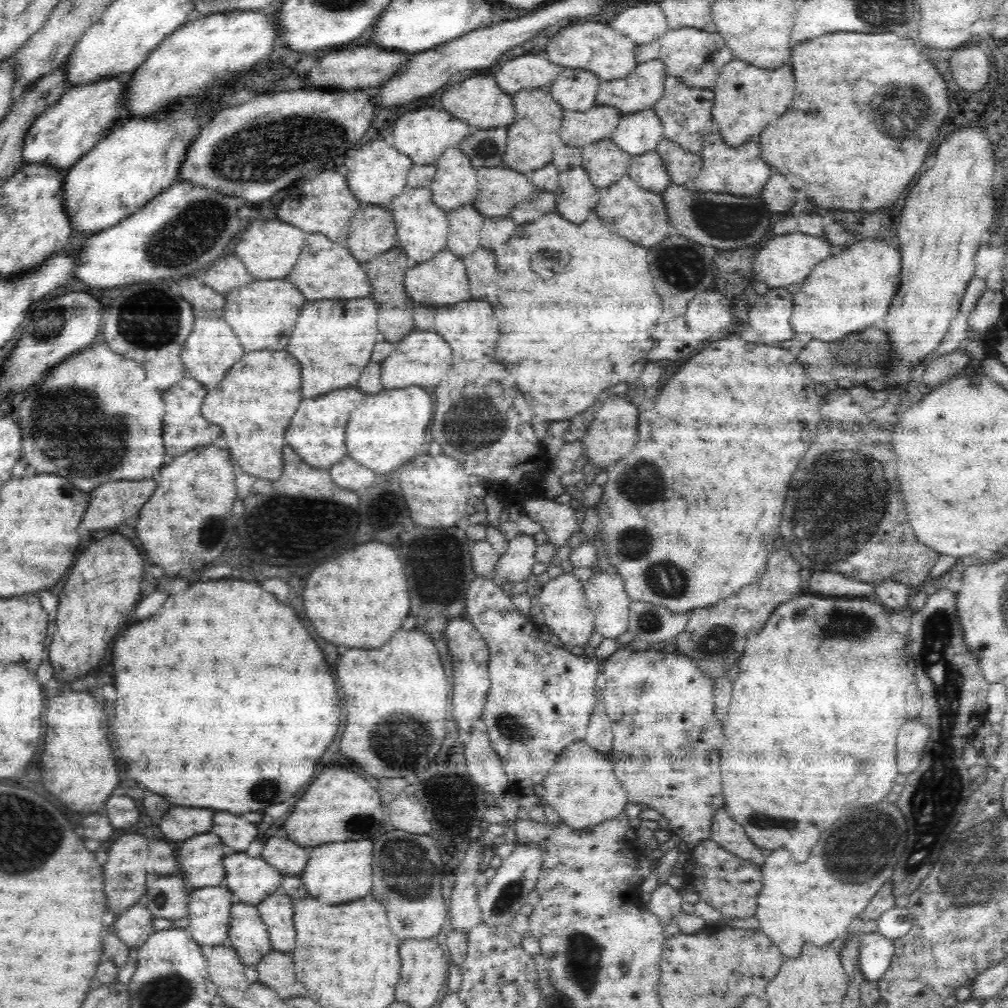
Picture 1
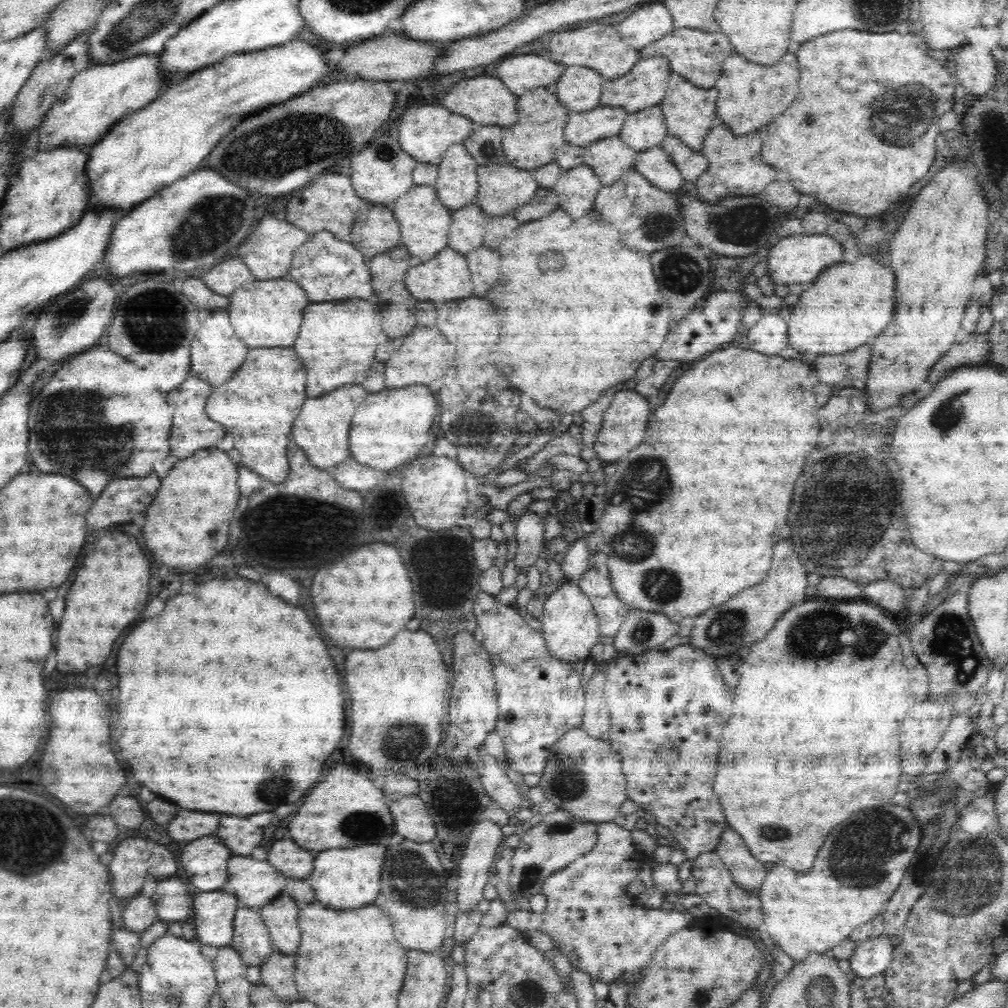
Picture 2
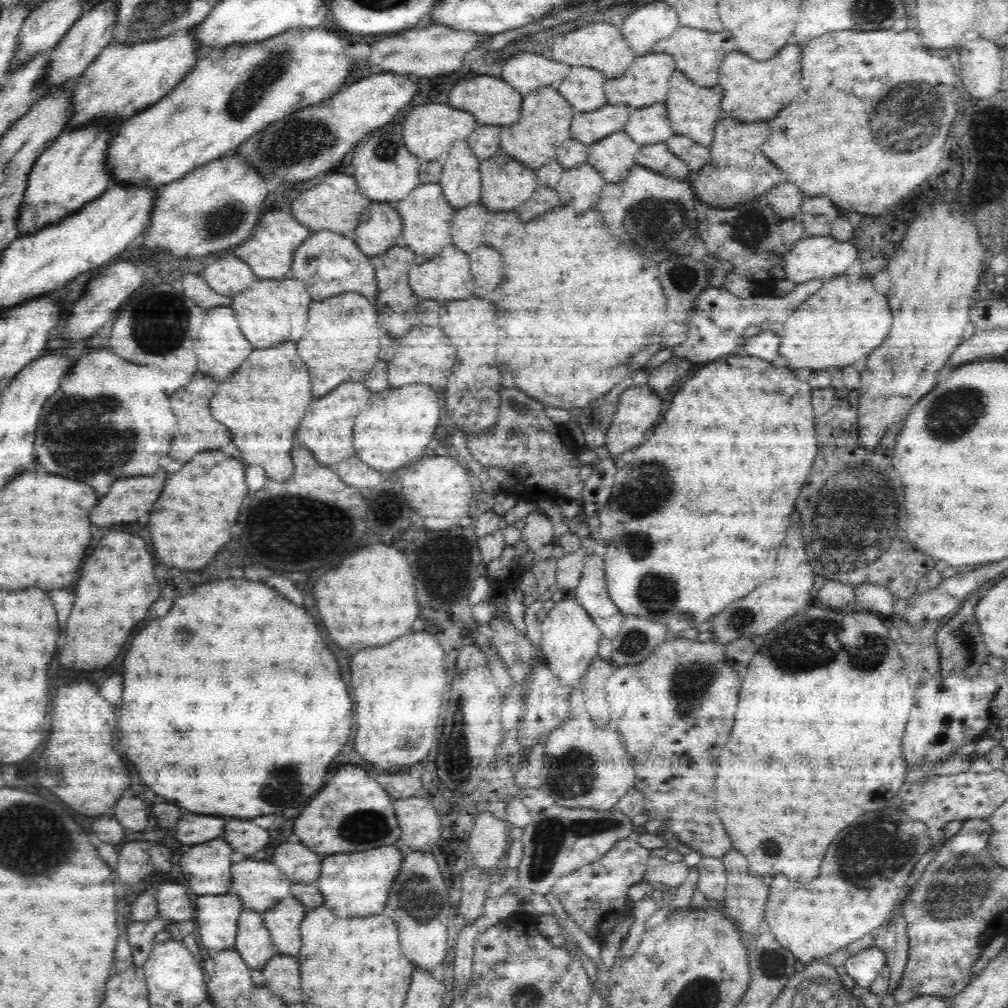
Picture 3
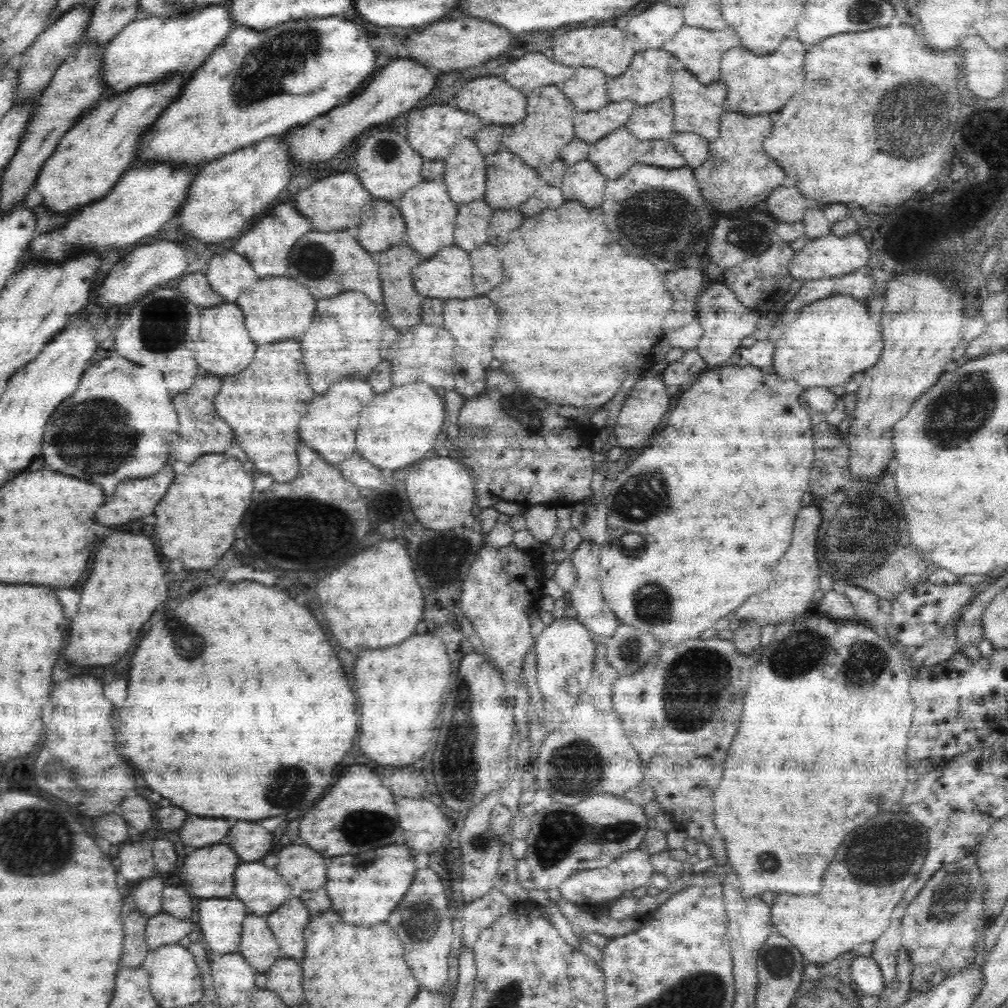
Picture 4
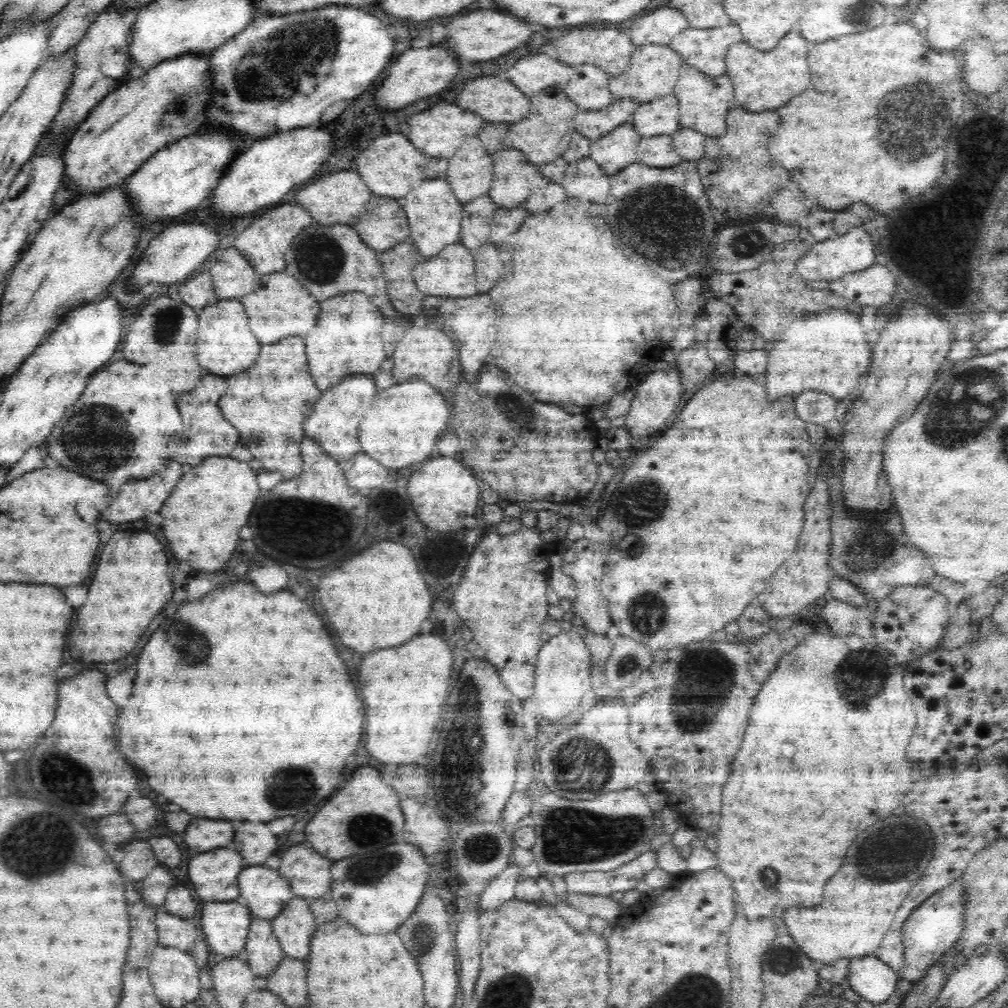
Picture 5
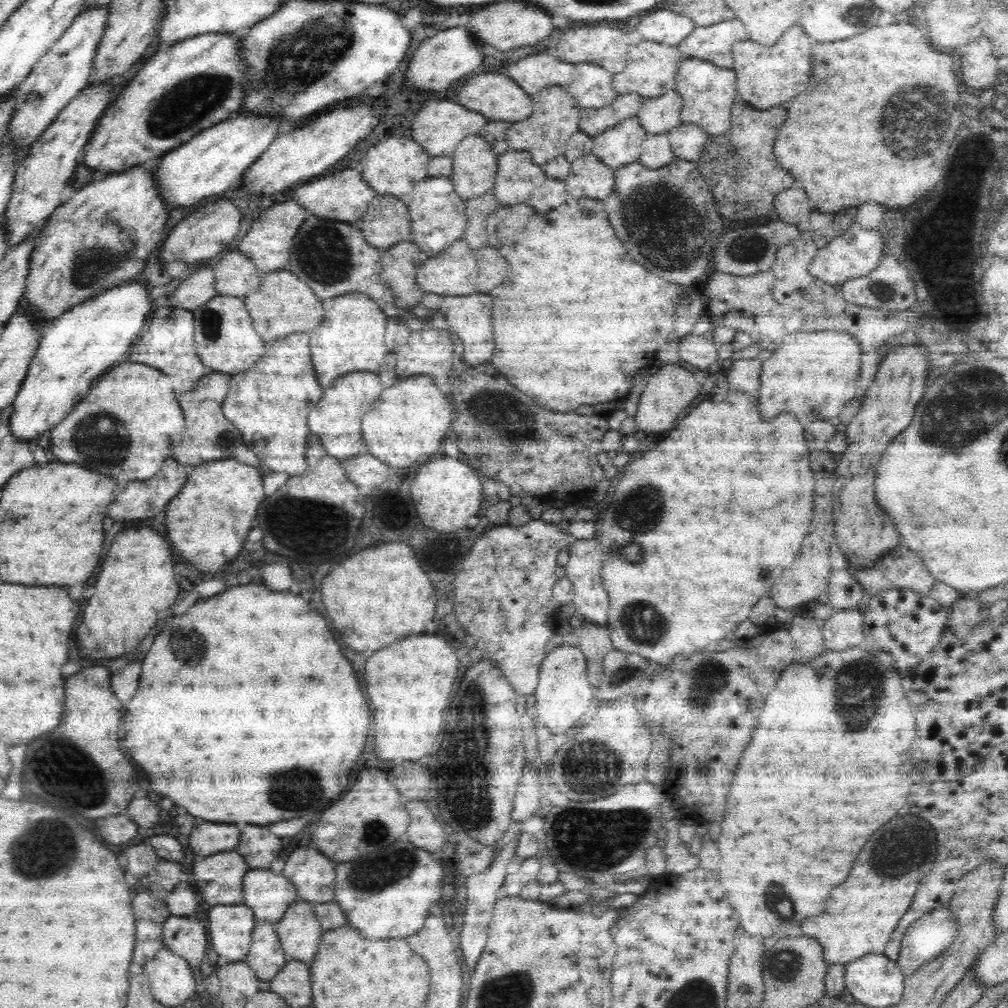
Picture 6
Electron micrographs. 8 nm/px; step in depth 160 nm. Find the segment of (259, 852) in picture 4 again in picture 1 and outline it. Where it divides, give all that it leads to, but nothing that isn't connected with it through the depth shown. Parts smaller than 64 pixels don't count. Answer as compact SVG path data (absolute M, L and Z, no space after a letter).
M218 812L214 816L214 826L212 832L218 834L222 838L222 842L230 848L234 848L236 852L244 852L250 842L256 840L256 826L230 814L230 812Z

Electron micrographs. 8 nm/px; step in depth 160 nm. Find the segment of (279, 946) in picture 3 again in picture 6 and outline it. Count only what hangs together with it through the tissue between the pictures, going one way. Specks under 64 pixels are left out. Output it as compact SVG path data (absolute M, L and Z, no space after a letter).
M294 902L276 922L275 929L289 960L307 963L313 960L324 930L310 903Z

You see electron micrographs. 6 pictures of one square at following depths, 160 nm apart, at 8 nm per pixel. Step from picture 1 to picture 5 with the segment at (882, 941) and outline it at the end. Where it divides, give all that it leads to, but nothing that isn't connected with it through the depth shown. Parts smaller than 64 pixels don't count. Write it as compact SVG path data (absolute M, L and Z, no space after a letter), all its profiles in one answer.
M875 954L866 955L851 959L847 978L834 985L828 995L838 996L851 988L865 1000L882 1003L894 994L899 980L900 975Z

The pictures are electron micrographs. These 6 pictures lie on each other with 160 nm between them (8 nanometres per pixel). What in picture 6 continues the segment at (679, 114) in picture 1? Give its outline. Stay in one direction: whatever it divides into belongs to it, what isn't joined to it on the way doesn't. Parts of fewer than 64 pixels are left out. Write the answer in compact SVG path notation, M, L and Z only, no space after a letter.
M695 58L684 59L675 74L674 90L684 99L681 110L682 123L698 125L709 135L728 132L732 106L738 101L736 73L733 68L720 68L711 62Z

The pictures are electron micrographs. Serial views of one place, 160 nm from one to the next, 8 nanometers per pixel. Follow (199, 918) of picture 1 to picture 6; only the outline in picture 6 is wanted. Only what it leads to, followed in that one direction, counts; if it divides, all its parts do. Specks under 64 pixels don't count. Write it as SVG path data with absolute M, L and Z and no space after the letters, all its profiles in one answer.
M243 903L212 907L208 912L208 932L214 950L219 956L227 956L230 962L244 961L252 944L252 932L256 923L253 911Z

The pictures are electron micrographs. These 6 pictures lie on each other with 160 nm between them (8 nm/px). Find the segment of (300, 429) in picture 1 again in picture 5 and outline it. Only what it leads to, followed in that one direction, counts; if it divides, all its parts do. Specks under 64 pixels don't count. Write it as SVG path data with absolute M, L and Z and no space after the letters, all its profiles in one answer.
M348 376L334 388L322 394L322 398L314 404L312 414L304 420L304 432L306 436L314 438L328 456L336 460L346 460L358 452L362 452L358 442L358 428L362 420L366 406L370 406L370 400L376 396L376 384L372 376Z

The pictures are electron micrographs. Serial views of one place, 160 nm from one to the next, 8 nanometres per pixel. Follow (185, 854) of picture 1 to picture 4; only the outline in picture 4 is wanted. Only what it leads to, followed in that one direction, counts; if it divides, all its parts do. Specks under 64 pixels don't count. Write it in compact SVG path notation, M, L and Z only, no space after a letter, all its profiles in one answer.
M214 844L198 848L185 858L184 872L187 890L195 898L231 897L234 892L234 870L240 864L230 846Z

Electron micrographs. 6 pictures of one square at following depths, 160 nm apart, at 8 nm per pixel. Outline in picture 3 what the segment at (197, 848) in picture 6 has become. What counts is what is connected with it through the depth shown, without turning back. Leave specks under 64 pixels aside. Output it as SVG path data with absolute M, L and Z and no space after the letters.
M186 814L176 826L176 838L182 844L200 844L218 838L224 832L224 820L218 816Z

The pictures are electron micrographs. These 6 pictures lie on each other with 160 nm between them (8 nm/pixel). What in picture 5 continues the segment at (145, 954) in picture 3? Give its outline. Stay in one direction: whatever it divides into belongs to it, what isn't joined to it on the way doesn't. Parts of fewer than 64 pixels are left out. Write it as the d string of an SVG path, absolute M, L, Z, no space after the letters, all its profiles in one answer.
M160 910L156 914L158 942L164 947L174 947L192 952L198 938L198 928L192 920L183 919Z

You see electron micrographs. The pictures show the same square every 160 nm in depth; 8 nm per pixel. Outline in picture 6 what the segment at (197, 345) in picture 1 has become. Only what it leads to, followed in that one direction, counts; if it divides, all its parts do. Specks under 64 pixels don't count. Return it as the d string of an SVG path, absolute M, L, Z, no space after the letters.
M218 294L206 304L201 304L191 311L202 364L218 372L238 374L242 370L248 370L252 364L256 364L264 354L264 342L258 338L256 330L252 328L252 317L246 312L244 300L245 297Z

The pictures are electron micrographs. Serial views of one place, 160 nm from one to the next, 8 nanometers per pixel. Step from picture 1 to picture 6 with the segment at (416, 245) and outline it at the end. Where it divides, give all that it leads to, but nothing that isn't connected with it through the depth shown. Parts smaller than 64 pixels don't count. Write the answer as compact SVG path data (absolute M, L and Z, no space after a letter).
M449 177L428 178L416 183L415 187L404 198L400 198L412 216L412 234L414 243L428 257L436 256L447 246L462 239L465 228L467 227L466 200L460 198L456 193L454 185Z

